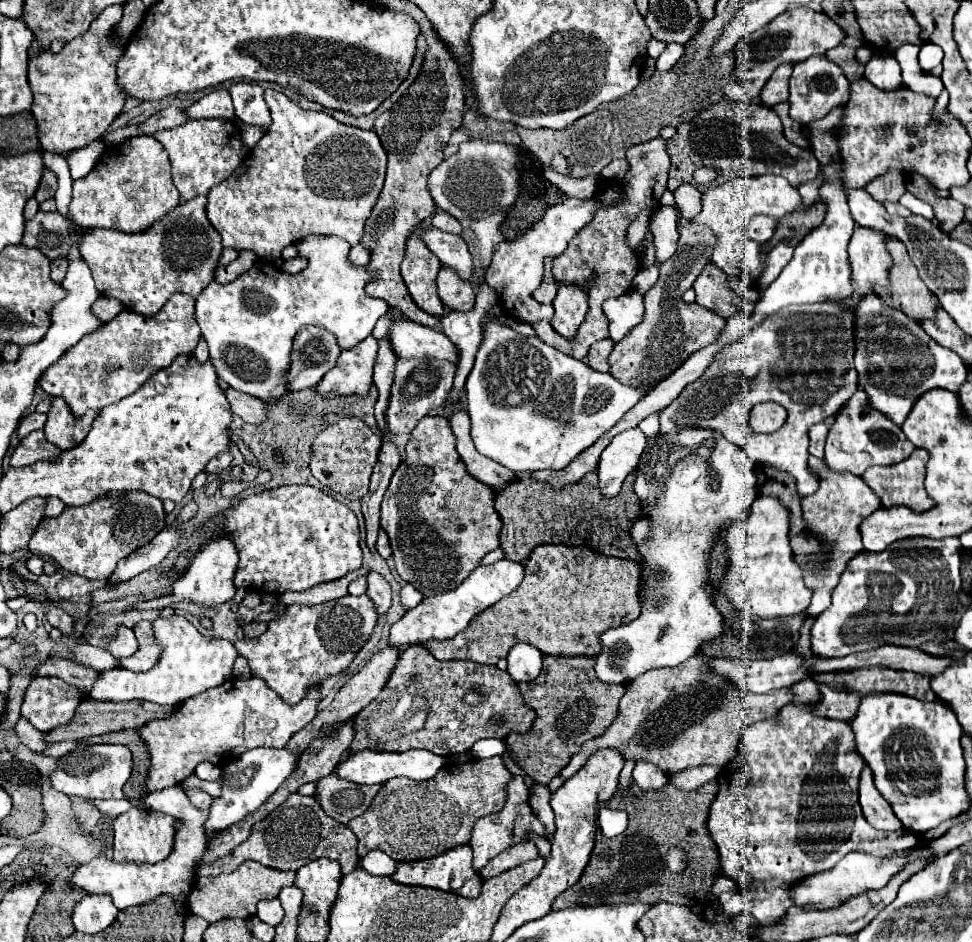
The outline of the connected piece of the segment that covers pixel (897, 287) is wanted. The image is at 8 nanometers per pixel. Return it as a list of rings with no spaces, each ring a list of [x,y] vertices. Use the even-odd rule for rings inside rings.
[[[891,237],[887,241],[887,251],[893,259],[893,267],[889,269],[889,287],[875,287],[873,291],[877,295],[889,295],[893,299],[893,307],[901,309],[907,317],[933,317],[937,297],[933,297],[933,293],[929,293],[925,283],[919,279],[917,269],[913,269],[913,263],[905,253],[905,245],[901,245],[897,237]]]

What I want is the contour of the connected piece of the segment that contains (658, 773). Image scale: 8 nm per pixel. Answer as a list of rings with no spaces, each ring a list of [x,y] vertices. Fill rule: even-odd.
[[[637,761],[633,779],[639,787],[649,787],[649,789],[657,789],[667,783],[667,775],[659,767],[655,767],[653,763],[647,763],[647,761]]]

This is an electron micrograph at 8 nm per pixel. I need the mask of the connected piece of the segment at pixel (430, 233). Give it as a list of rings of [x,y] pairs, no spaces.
[[[425,223],[421,239],[427,245],[427,249],[439,257],[439,261],[443,265],[453,267],[459,273],[461,279],[471,283],[469,277],[471,277],[471,271],[473,271],[473,263],[471,263],[471,257],[469,257],[469,249],[459,235],[445,233],[445,231],[433,227],[431,223]]]

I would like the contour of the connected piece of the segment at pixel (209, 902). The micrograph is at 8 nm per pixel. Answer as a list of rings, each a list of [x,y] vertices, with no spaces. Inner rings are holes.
[[[245,861],[239,865],[237,871],[229,875],[217,875],[217,877],[207,877],[207,879],[197,879],[187,907],[191,913],[203,917],[207,923],[217,923],[225,917],[241,917],[249,919],[255,915],[255,905],[263,899],[275,899],[279,891],[287,885],[293,885],[295,873],[293,871],[277,871],[269,867],[261,867],[255,861]]]

